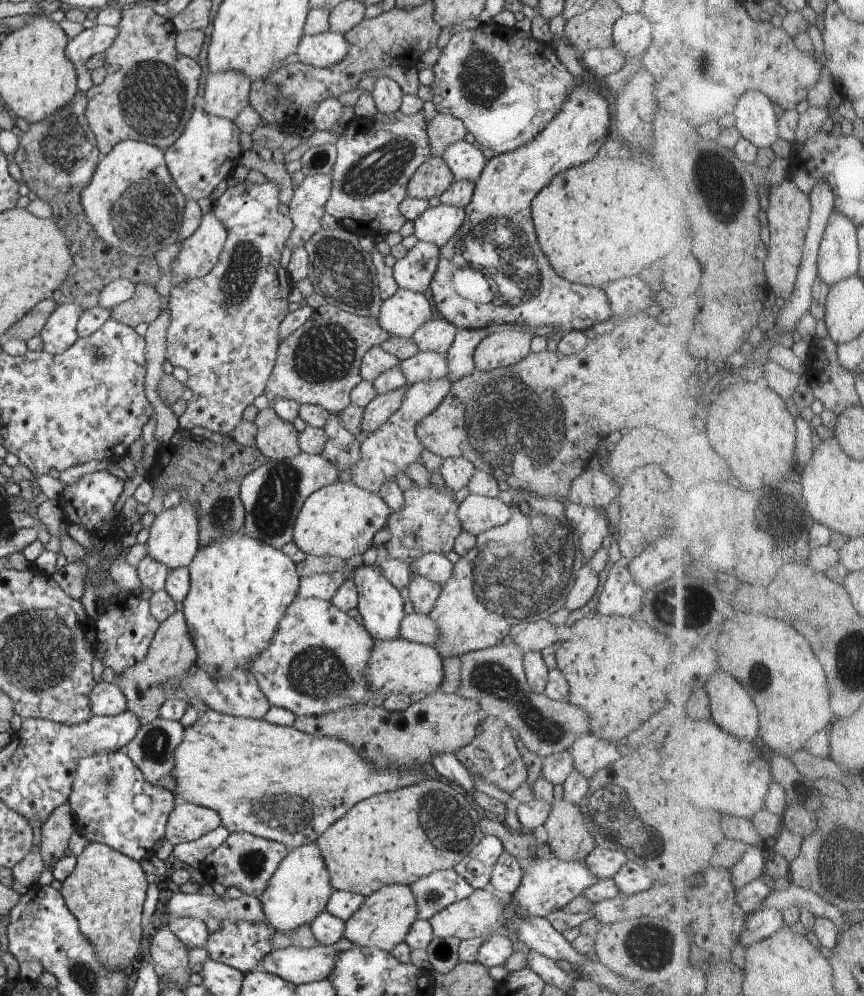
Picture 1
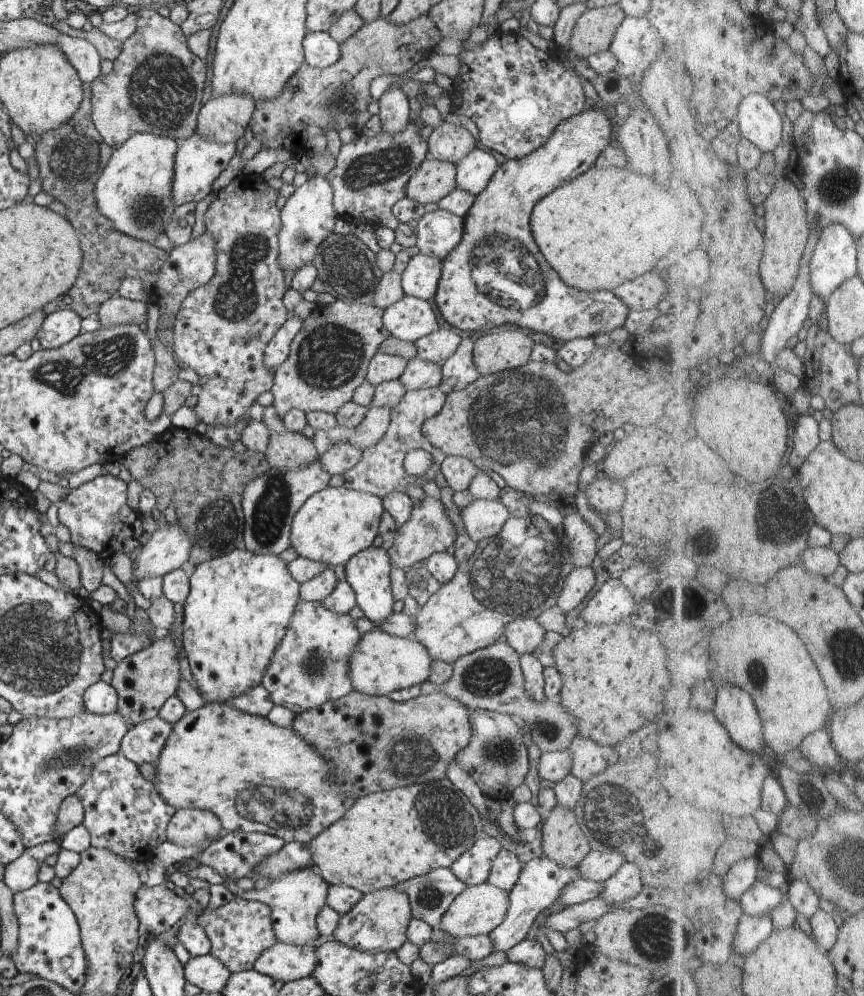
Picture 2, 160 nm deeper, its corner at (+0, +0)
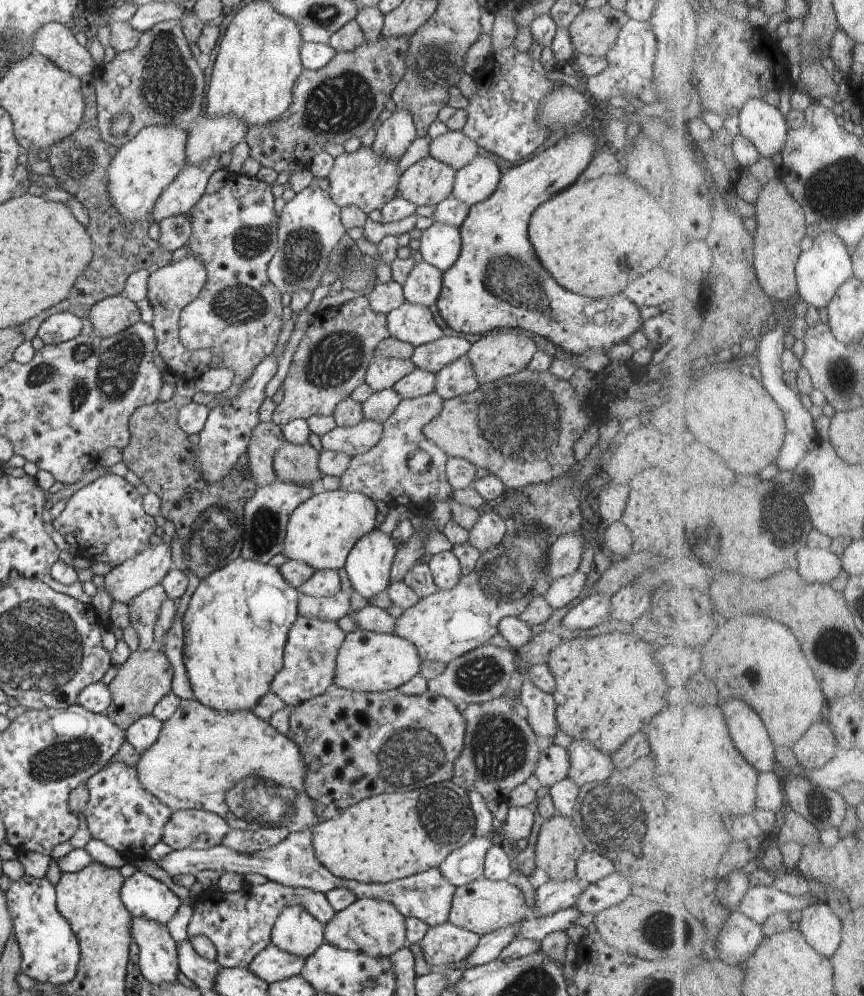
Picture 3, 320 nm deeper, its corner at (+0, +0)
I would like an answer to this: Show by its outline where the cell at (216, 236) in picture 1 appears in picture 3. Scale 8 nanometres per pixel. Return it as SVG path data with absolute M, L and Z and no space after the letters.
M188 254L175 264L167 262L156 265L147 282L146 298L150 306L154 300L152 325L157 338L156 354L164 360L166 370L176 377L177 382L198 380L206 371L218 369L221 364L221 350L218 347L189 351L179 339L179 314L198 296L206 279L204 263L196 259L193 254Z

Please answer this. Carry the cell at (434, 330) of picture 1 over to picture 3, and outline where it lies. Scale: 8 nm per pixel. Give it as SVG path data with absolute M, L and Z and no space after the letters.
M444 335L434 342L416 347L410 360L415 364L416 369L436 374L447 364L466 355L470 347L471 343L464 336Z

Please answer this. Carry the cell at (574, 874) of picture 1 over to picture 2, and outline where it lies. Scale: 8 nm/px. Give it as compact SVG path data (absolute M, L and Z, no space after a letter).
M548 857L534 858L526 863L519 876L518 882L509 892L508 911L504 921L488 936L492 940L494 951L502 951L506 954L510 948L514 948L524 939L537 916L551 905L558 902L562 888L566 888L570 882L576 882L579 878L577 868L563 868Z

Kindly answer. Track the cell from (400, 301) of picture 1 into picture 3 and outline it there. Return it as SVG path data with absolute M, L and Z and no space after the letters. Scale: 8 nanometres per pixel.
M408 301L387 314L387 327L390 337L410 343L415 348L444 336L428 307Z

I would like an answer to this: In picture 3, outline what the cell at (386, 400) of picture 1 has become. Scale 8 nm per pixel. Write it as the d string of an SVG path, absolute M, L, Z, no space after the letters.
M364 419L353 427L336 427L321 436L324 451L336 451L349 457L363 455L377 445L383 431L380 423Z

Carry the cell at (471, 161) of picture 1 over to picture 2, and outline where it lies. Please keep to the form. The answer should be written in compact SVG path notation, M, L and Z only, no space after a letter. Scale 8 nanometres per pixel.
M474 148L456 162L455 168L455 187L476 197L488 186L492 174L498 169L498 162L492 154Z

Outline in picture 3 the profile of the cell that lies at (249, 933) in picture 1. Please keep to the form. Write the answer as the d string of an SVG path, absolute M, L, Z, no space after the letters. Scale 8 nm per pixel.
M270 880L261 885L245 883L243 889L233 893L225 893L218 886L210 886L192 899L193 915L189 922L189 939L209 938L216 947L215 961L221 968L247 968L252 959L271 944L273 924L279 913L288 906L290 898L323 925L330 922L336 914L326 895L312 889L284 886Z

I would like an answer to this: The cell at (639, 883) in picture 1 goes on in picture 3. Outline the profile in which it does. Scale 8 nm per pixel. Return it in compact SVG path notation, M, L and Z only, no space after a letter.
M614 872L585 886L584 892L576 899L574 908L582 914L596 915L620 904L634 892L636 890L626 879L626 873Z

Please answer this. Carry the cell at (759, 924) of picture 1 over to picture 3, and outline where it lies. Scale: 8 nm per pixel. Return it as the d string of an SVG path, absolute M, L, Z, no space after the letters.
M738 908L719 934L720 958L731 965L748 962L766 937L765 924Z

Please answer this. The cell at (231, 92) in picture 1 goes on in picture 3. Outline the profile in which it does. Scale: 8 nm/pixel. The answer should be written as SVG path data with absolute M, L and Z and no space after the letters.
M233 115L204 116L204 120L190 130L185 153L192 166L202 164L208 157L220 156L245 140L248 126Z

